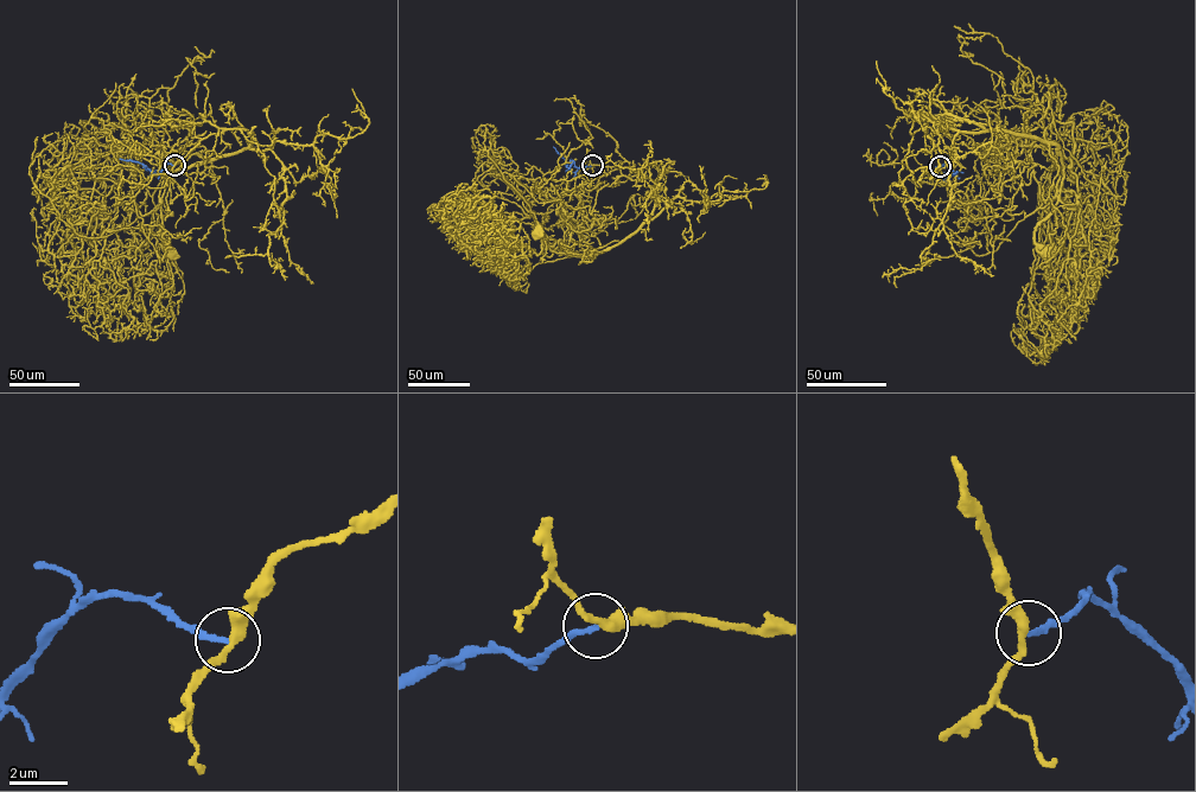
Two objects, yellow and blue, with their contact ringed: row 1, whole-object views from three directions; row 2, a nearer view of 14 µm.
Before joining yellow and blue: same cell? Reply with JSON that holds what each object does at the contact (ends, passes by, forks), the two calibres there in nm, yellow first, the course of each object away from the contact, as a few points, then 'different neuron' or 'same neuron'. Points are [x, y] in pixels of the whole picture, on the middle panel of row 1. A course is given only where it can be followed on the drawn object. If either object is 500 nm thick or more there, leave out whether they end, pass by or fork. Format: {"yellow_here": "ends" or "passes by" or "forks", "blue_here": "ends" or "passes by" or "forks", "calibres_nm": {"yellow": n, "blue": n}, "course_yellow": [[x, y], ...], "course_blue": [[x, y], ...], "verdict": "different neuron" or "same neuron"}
{"yellow_here": "passes by", "blue_here": "ends", "calibres_nm": {"yellow": 320, "blue": 180}, "course_yellow": [[592, 165], [650, 178], [650, 215], [587, 257], [545, 247], [538, 222], [536, 232]], "course_blue": [[592, 165], [573, 172], [553, 146]], "verdict": "same neuron"}

